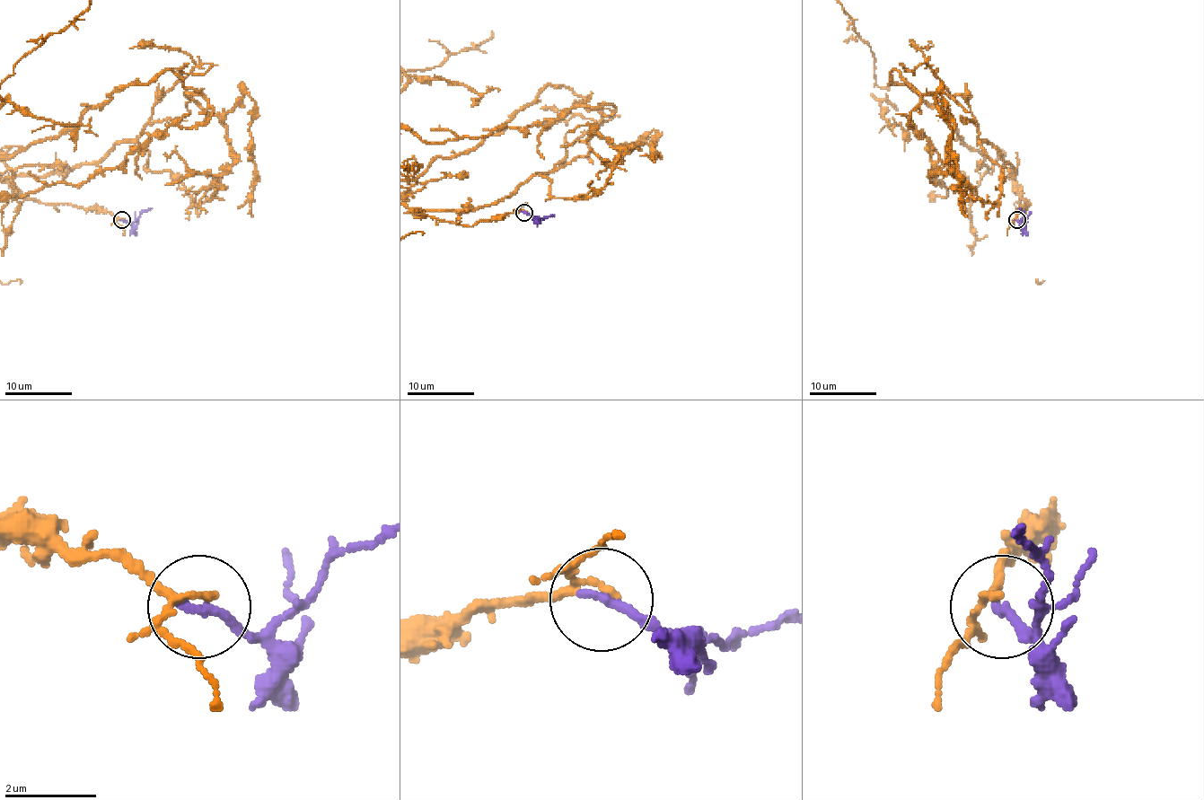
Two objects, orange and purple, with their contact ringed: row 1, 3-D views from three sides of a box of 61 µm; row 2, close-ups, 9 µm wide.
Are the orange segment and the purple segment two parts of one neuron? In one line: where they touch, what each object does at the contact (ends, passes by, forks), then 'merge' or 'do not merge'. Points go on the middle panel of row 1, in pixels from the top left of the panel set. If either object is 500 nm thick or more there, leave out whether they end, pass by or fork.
(524, 213) | orange passes by | purple ends | merge

